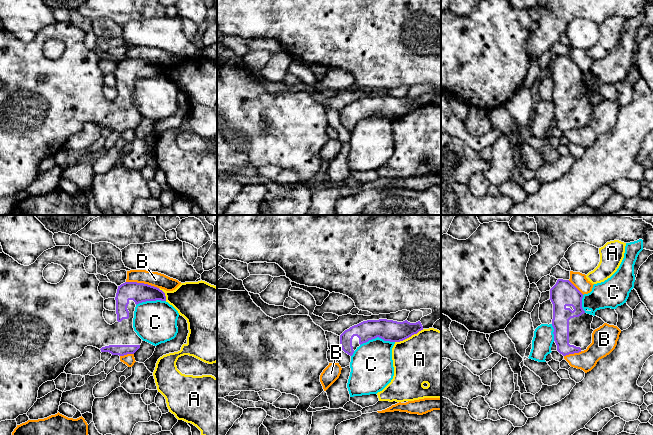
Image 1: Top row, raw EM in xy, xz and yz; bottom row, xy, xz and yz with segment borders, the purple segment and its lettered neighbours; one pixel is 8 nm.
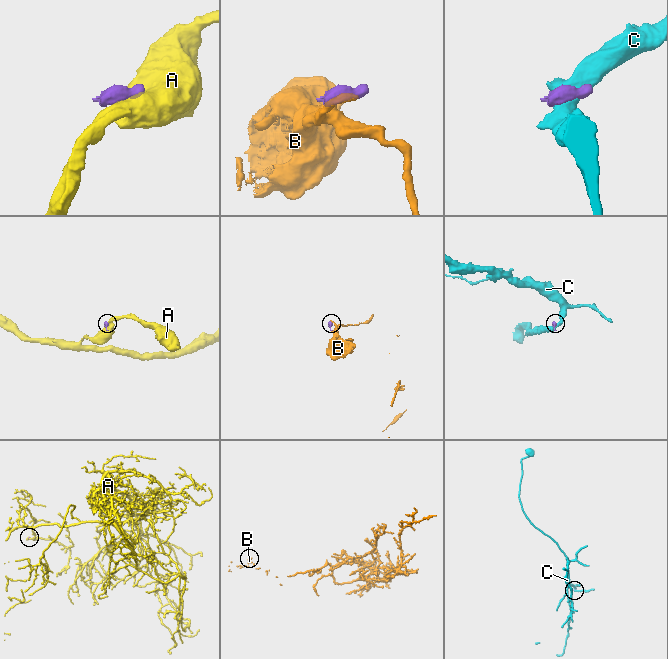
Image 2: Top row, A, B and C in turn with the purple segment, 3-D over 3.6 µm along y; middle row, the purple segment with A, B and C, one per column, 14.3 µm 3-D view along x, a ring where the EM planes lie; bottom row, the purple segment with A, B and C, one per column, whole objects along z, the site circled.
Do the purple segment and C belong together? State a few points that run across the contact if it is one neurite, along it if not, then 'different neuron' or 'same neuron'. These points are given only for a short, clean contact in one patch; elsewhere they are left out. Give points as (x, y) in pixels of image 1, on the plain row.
different neuron

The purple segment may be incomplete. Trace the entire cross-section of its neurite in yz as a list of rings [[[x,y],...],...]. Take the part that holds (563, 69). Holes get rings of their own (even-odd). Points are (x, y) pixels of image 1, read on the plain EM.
[[[558,55],[550,65],[554,117],[563,132],[584,127],[592,119],[594,92],[583,86],[582,74],[583,70],[569,56]]]

